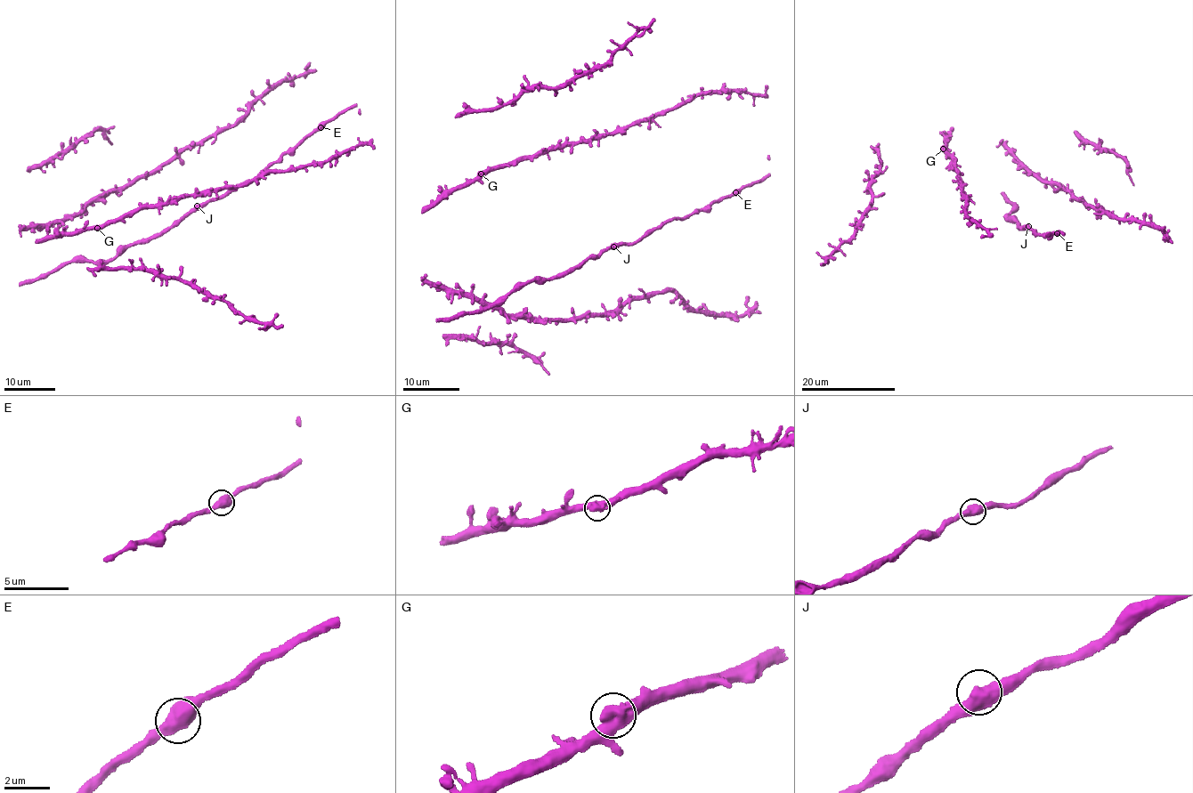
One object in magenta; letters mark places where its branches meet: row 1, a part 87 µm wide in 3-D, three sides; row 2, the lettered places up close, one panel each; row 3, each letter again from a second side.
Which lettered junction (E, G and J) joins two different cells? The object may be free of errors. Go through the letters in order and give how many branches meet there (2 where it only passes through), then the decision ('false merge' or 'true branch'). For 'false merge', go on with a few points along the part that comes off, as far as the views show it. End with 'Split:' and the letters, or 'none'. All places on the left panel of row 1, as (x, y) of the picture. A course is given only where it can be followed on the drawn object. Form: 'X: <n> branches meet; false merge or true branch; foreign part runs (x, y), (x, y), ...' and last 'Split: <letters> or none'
E: 2 branches meet; true branch
G: 2 branches meet; true branch
J: 2 branches meet; true branch
Split: none

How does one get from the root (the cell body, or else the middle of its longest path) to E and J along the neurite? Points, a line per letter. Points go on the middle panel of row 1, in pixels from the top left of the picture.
E: (715, 202), (735, 192)
J: (715, 202), (683, 218), (661, 222), (635, 242), (613, 246)

